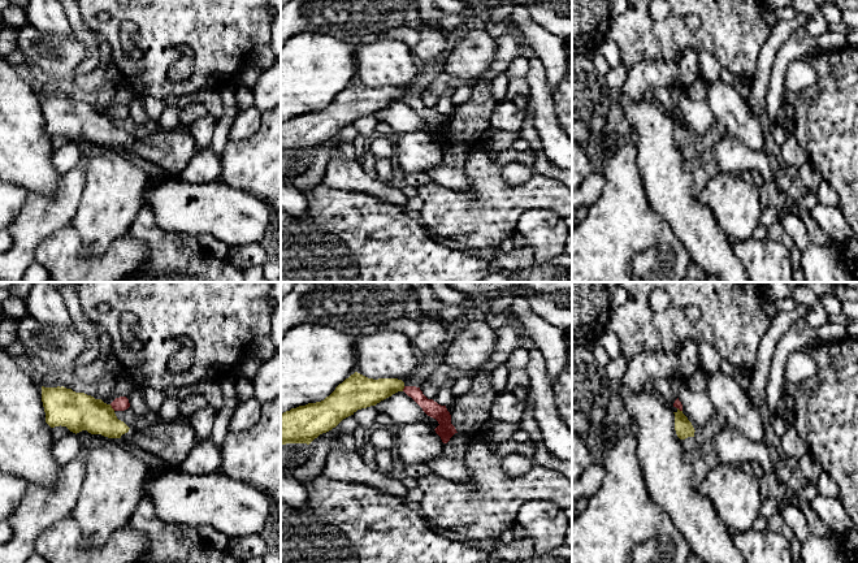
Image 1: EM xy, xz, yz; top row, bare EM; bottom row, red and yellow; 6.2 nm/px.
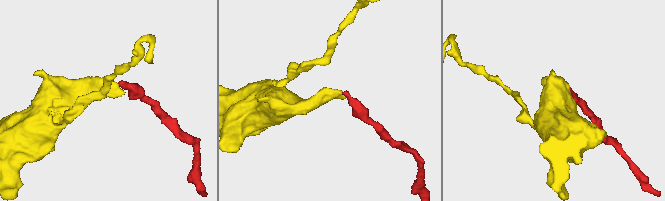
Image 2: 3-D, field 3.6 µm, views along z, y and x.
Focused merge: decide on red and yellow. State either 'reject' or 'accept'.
reject

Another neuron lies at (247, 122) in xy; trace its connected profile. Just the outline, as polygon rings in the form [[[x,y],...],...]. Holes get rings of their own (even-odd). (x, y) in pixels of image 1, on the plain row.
[[[255,107],[238,112],[230,130],[230,139],[244,140],[254,135],[260,127],[261,117],[263,114]]]

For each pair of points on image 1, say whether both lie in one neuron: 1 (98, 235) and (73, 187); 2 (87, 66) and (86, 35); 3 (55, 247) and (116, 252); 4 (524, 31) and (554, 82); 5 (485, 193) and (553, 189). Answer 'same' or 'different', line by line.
1: different
2: same
3: same
4: same
5: same

